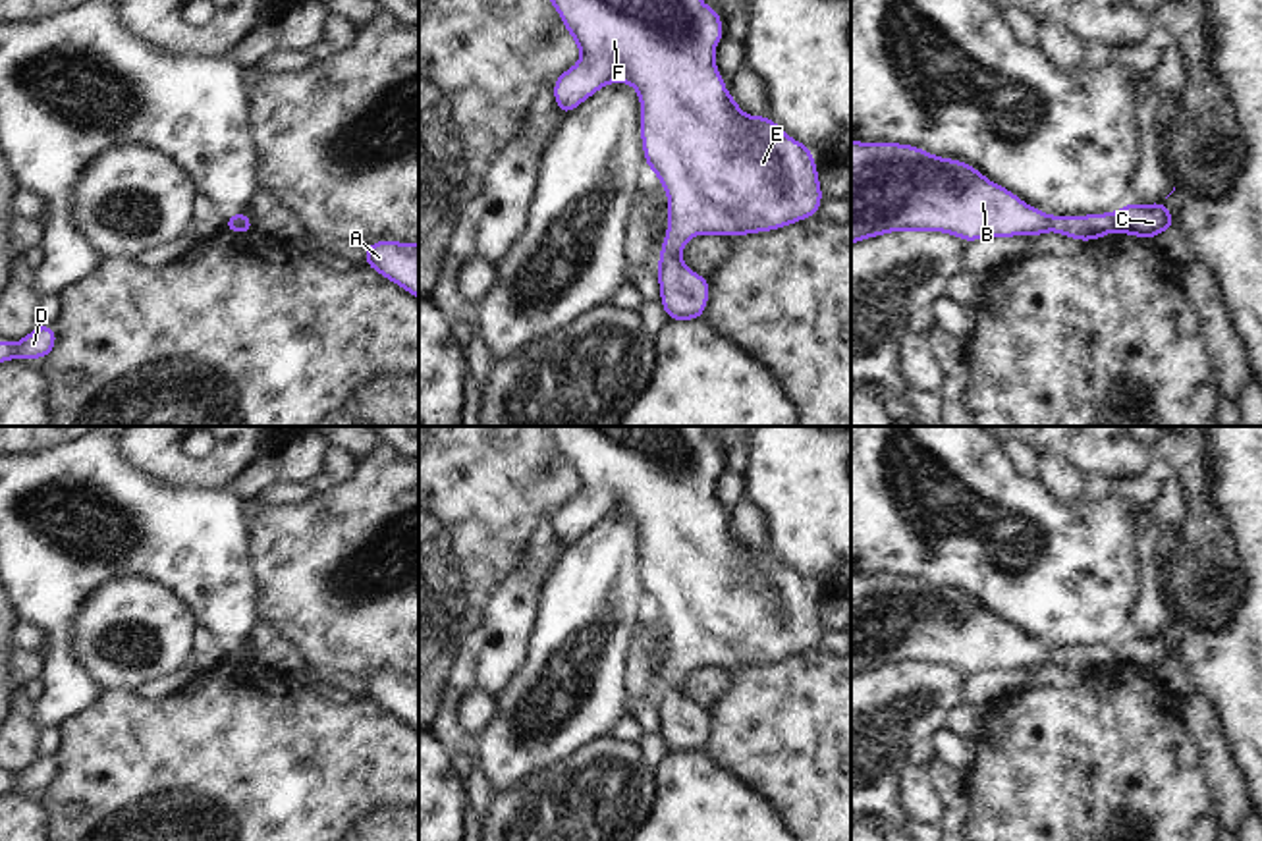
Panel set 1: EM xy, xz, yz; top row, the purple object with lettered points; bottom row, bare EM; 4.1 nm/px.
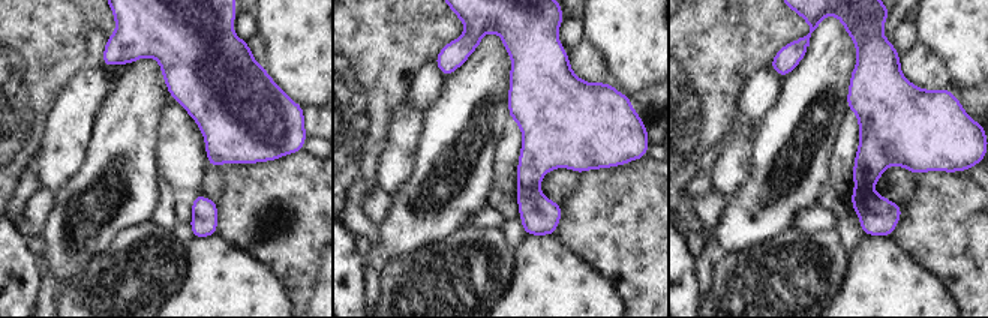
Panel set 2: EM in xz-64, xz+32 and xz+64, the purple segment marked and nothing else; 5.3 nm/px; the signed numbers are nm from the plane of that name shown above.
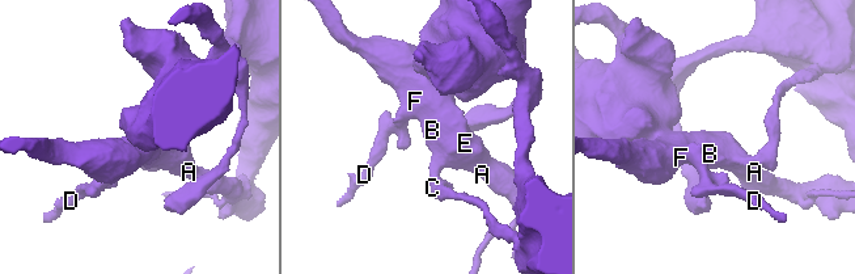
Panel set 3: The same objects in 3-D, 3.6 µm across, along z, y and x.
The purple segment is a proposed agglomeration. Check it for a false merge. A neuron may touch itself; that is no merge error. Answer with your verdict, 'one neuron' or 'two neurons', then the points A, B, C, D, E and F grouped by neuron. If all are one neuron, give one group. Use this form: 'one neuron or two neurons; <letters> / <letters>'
two neurons; A B D E F / C

